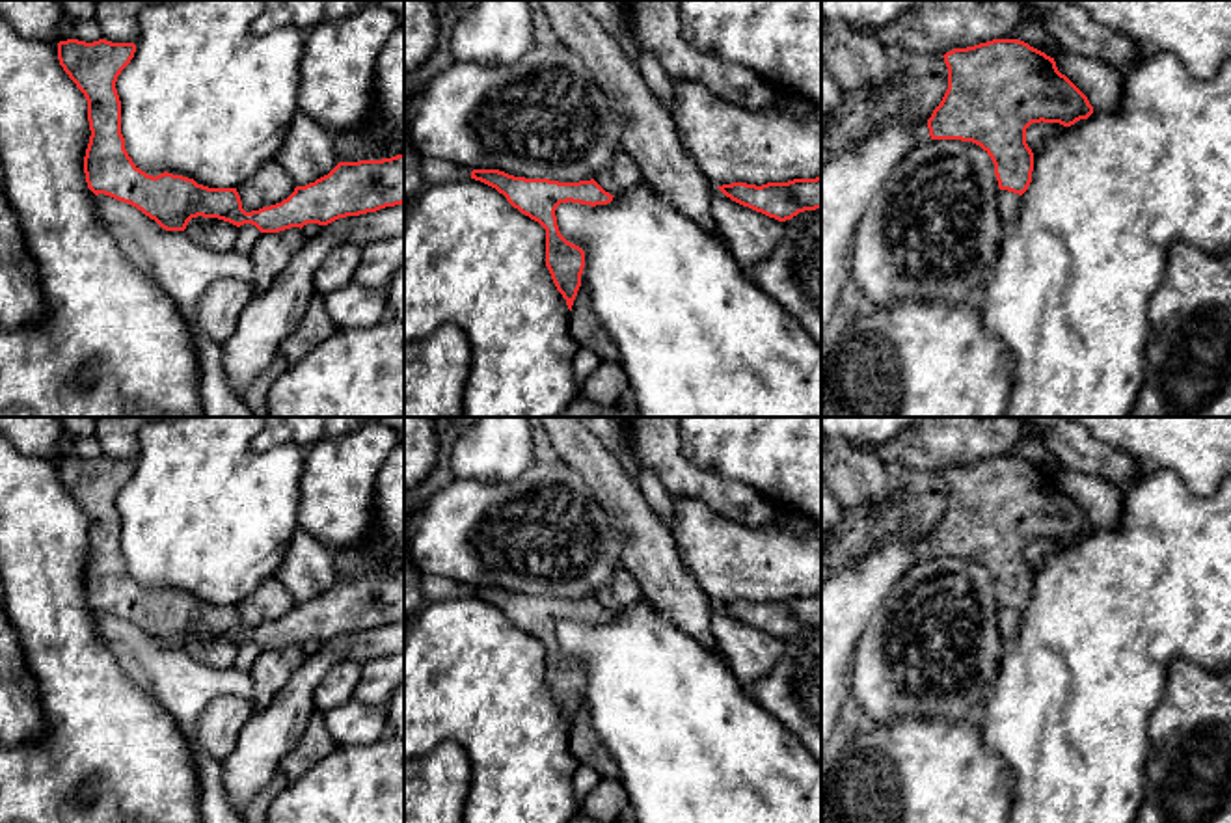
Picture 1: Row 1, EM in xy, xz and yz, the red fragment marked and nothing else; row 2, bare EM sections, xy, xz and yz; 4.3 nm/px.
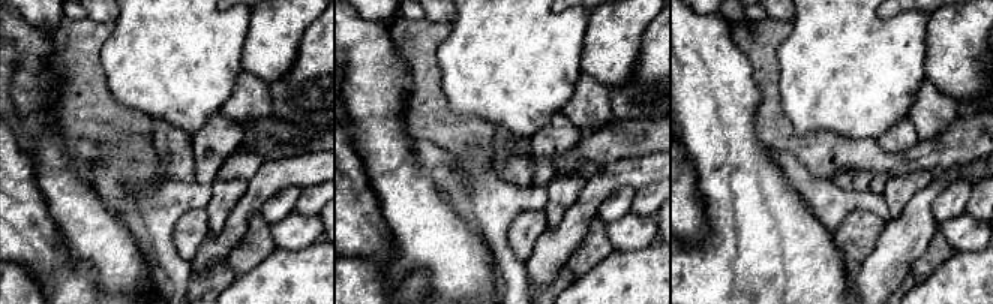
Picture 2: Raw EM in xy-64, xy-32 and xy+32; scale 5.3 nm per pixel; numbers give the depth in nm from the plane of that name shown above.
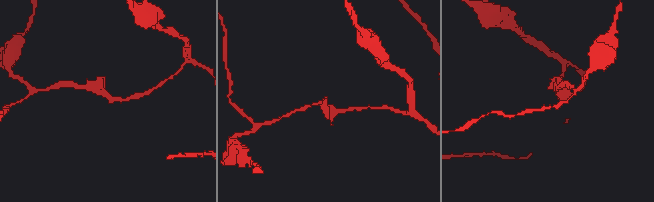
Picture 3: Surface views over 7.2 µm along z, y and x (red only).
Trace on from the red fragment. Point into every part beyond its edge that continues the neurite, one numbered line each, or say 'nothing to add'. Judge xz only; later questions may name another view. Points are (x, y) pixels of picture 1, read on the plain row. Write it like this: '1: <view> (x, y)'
nothing to add

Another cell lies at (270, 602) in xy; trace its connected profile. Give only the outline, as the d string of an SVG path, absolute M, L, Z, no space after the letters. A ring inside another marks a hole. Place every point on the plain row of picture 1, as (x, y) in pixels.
M268 577L261 587L237 605L246 629L281 620L296 601L277 577Z

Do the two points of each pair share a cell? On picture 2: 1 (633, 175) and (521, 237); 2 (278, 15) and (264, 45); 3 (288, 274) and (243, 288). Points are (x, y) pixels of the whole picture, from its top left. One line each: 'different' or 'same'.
1: different
2: same
3: same

